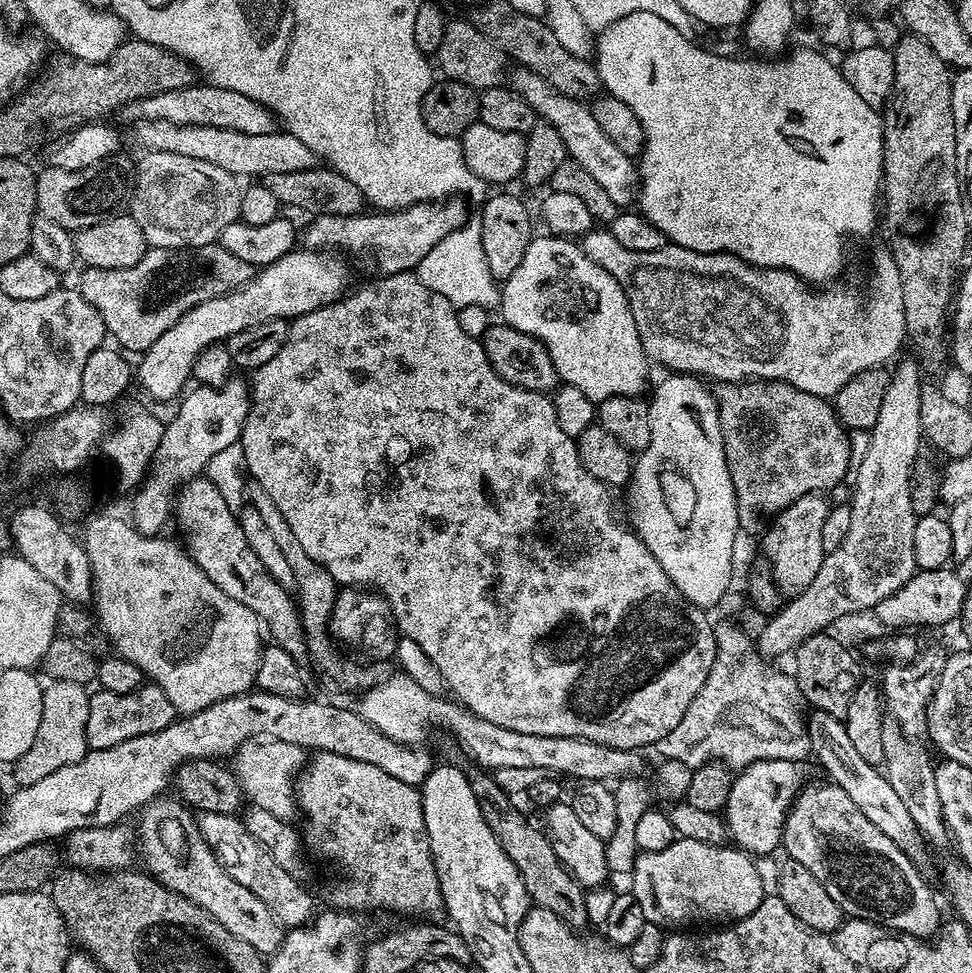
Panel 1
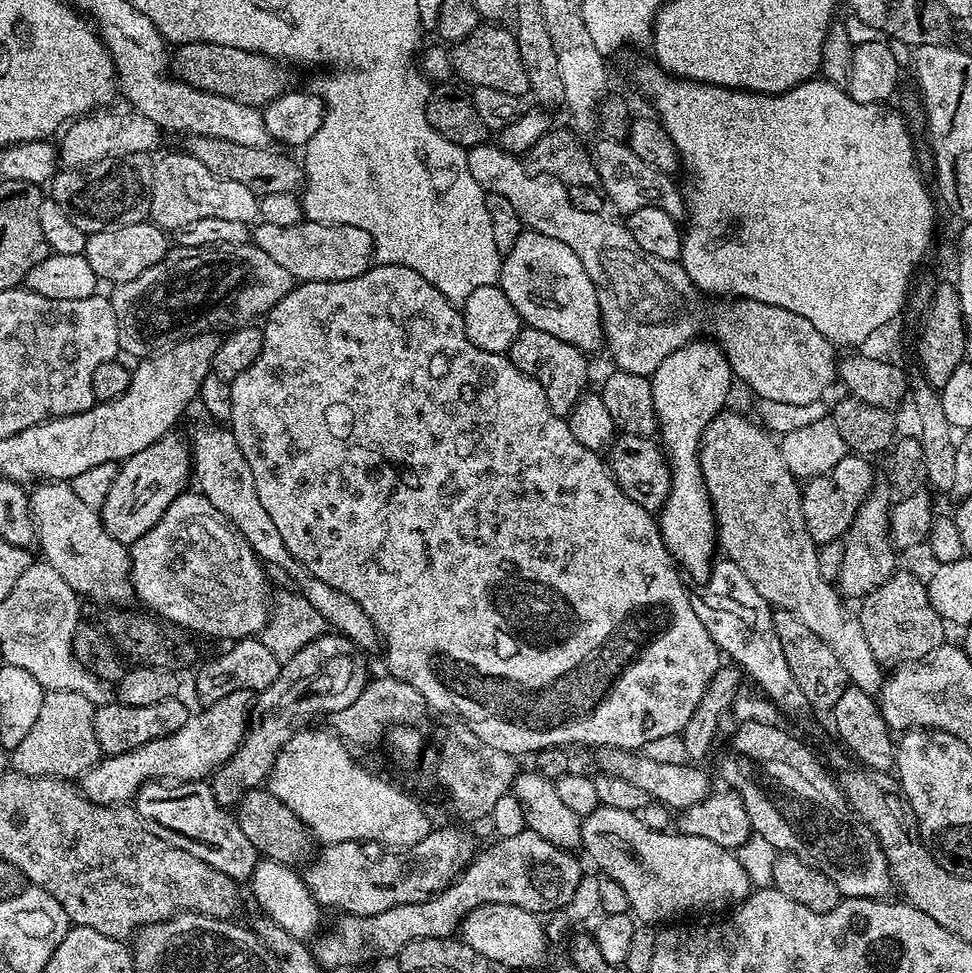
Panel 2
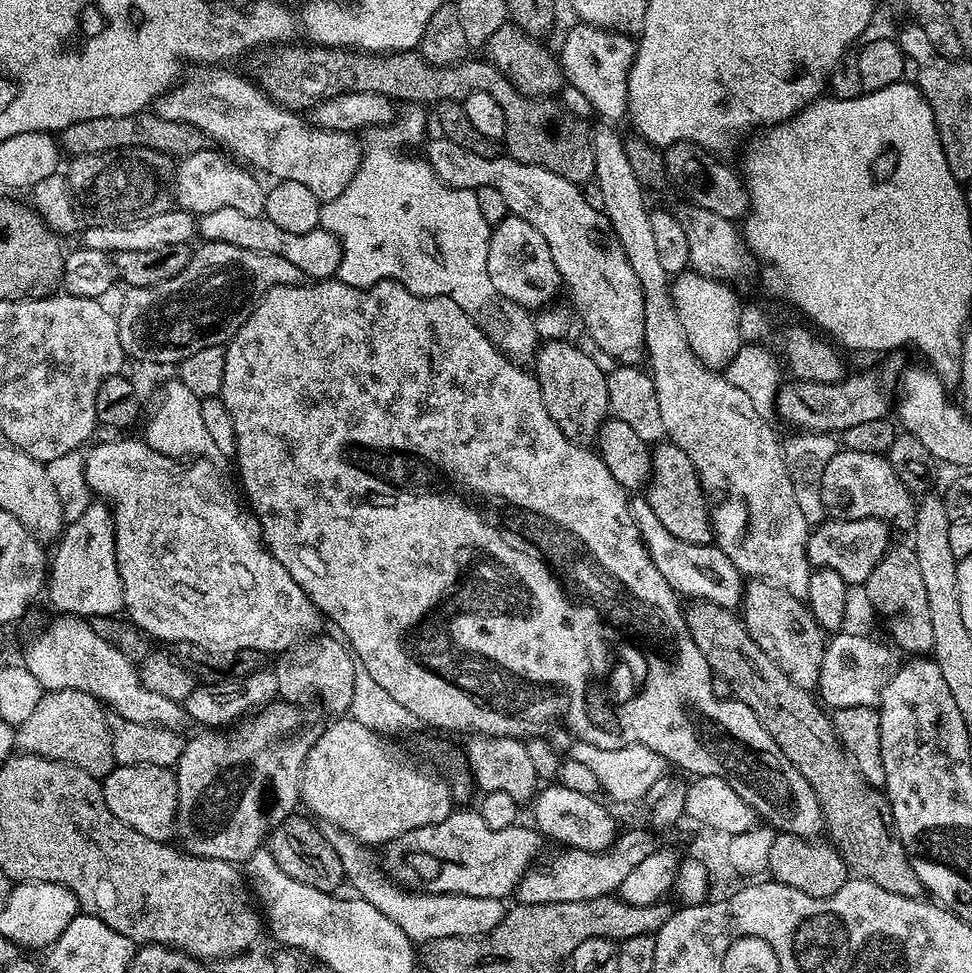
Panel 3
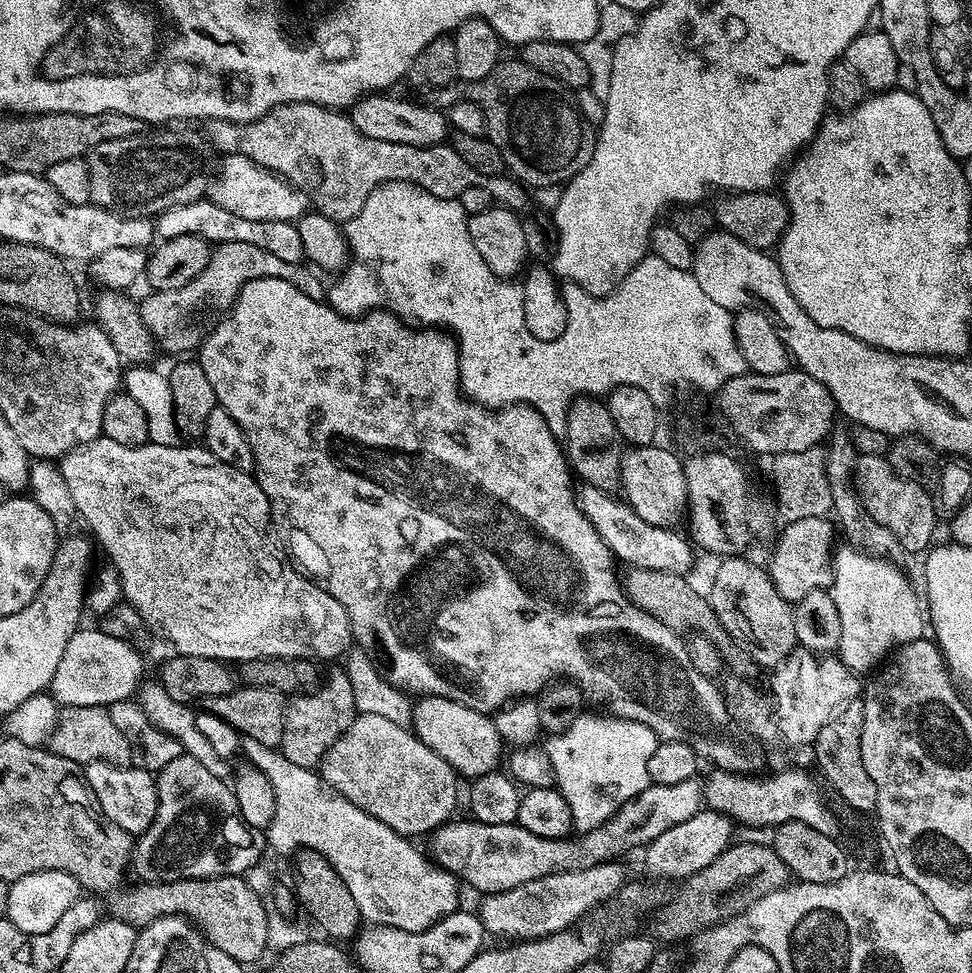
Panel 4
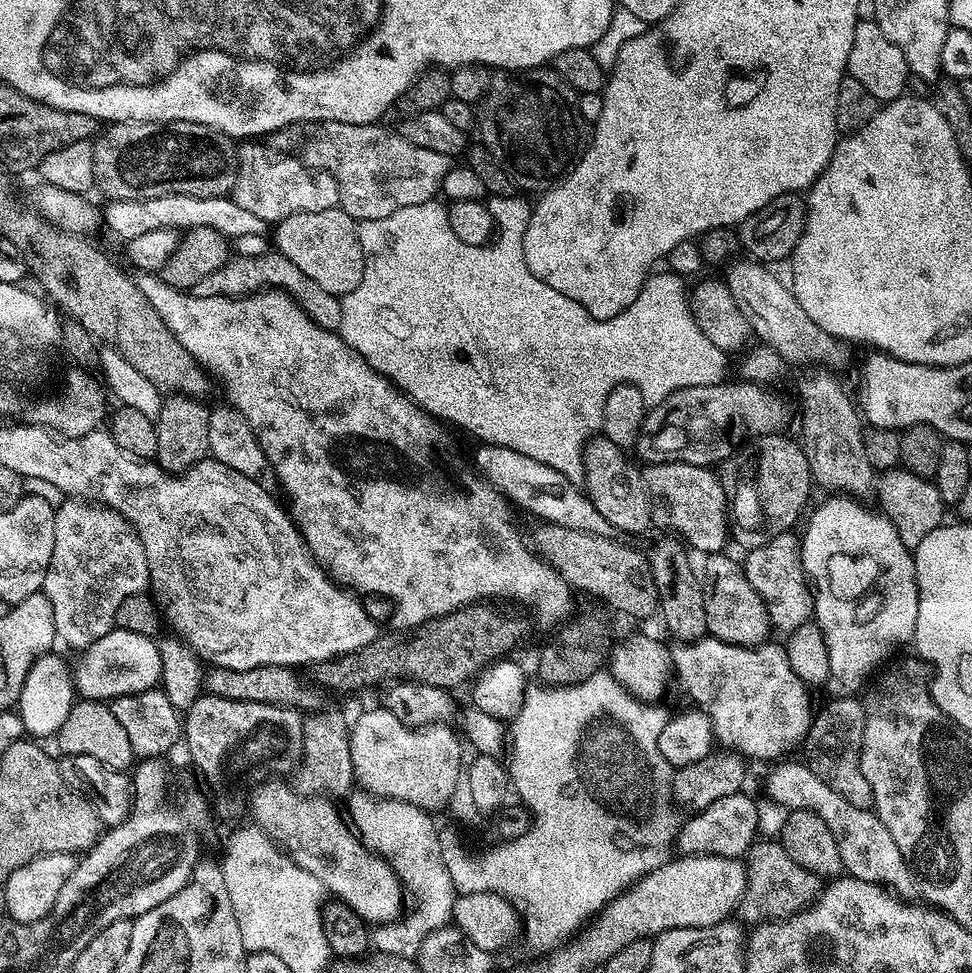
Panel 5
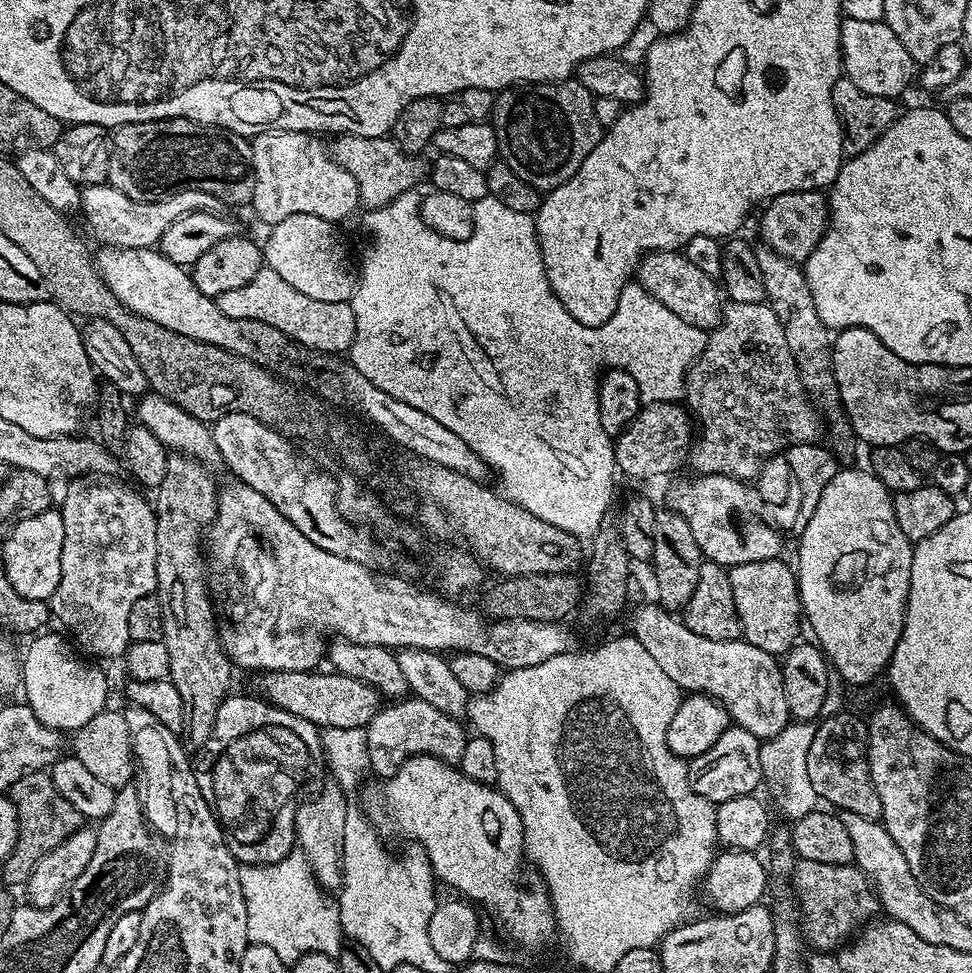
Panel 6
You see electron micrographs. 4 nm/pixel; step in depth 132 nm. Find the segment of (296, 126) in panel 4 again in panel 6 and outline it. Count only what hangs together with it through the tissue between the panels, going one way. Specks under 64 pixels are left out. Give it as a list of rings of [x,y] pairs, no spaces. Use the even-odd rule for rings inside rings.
[[[336,134],[330,140],[330,155],[338,166],[342,166],[358,182],[360,203],[365,209],[381,208],[403,192],[411,192],[420,179],[425,179],[426,164],[419,155],[403,152],[396,141],[388,136],[362,138],[347,134]],[[332,140],[332,144],[331,144]]]

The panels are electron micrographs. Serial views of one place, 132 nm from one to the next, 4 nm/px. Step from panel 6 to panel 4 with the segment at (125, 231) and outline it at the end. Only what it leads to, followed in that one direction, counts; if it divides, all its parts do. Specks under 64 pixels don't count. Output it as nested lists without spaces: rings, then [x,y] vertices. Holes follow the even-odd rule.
[[[211,198],[167,208],[155,217],[154,232],[161,241],[178,238],[182,234],[194,234],[213,245],[226,242],[250,242],[250,246],[262,246],[262,250],[270,250],[270,254],[282,258],[285,262],[299,264],[305,259],[302,238],[293,221],[256,222],[254,218],[238,218],[238,214],[230,214],[230,210],[222,210],[222,206],[218,206]]]

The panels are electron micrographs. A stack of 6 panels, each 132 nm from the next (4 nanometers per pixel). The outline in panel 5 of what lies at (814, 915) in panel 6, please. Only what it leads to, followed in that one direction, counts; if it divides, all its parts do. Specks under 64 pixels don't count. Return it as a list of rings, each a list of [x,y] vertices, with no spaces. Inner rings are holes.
[[[760,838],[746,853],[748,869],[747,903],[756,904],[756,912],[765,921],[783,919],[808,907],[822,891],[821,877],[810,874],[806,866],[798,866],[775,839]]]

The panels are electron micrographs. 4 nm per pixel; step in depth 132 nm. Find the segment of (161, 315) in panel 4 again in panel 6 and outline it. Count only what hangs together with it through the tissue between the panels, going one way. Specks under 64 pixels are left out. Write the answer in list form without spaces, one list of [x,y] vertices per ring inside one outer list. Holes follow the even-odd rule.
[[[267,266],[261,267],[260,273],[250,278],[250,282],[234,290],[226,290],[226,294],[218,297],[218,300],[226,318],[266,322],[266,326],[282,330],[282,334],[286,334],[304,350],[344,354],[354,342],[354,310],[351,303],[322,302],[308,298]]]

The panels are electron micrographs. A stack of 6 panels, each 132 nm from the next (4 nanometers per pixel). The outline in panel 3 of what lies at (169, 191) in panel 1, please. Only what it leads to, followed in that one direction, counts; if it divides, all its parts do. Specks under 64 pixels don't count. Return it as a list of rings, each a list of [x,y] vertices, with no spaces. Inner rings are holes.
[[[209,147],[203,148],[194,154],[183,157],[176,164],[176,175],[174,177],[175,203],[185,212],[193,214],[203,214],[223,208],[237,208],[247,216],[261,215],[264,211],[265,185],[260,185],[251,176],[253,173],[247,167],[230,159],[223,151],[212,151]]]

